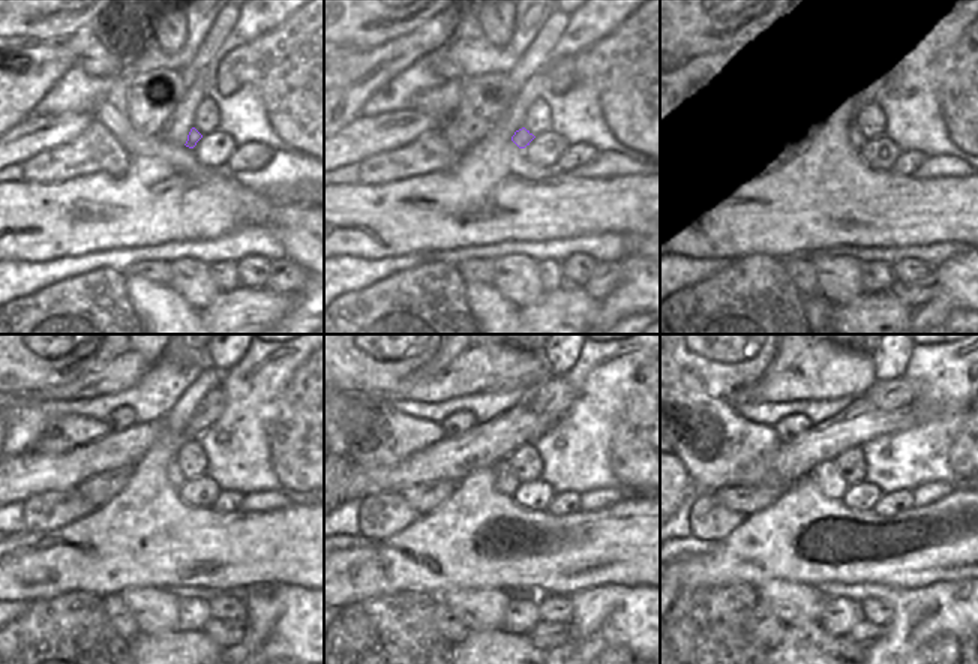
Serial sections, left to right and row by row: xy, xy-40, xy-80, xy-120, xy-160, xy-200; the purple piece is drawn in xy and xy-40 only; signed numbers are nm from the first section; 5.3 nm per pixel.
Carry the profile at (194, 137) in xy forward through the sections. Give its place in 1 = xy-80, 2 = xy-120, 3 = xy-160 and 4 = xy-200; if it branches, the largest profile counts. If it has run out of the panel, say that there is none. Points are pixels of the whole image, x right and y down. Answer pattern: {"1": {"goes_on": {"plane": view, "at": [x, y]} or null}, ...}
{"1": {"goes_on": {"plane": "xy-80", "at": [855, 138]}}, "2": {"goes_on": {"plane": "xy-120", "at": [173, 471]}}, "3": {"goes_on": {"plane": "xy-160", "at": [504, 478]}}, "4": {"goes_on": {"plane": "xy-200", "at": [825, 475]}}}

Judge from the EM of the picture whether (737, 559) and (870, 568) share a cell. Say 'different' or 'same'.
same

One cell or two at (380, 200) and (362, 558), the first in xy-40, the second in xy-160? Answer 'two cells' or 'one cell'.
one cell

